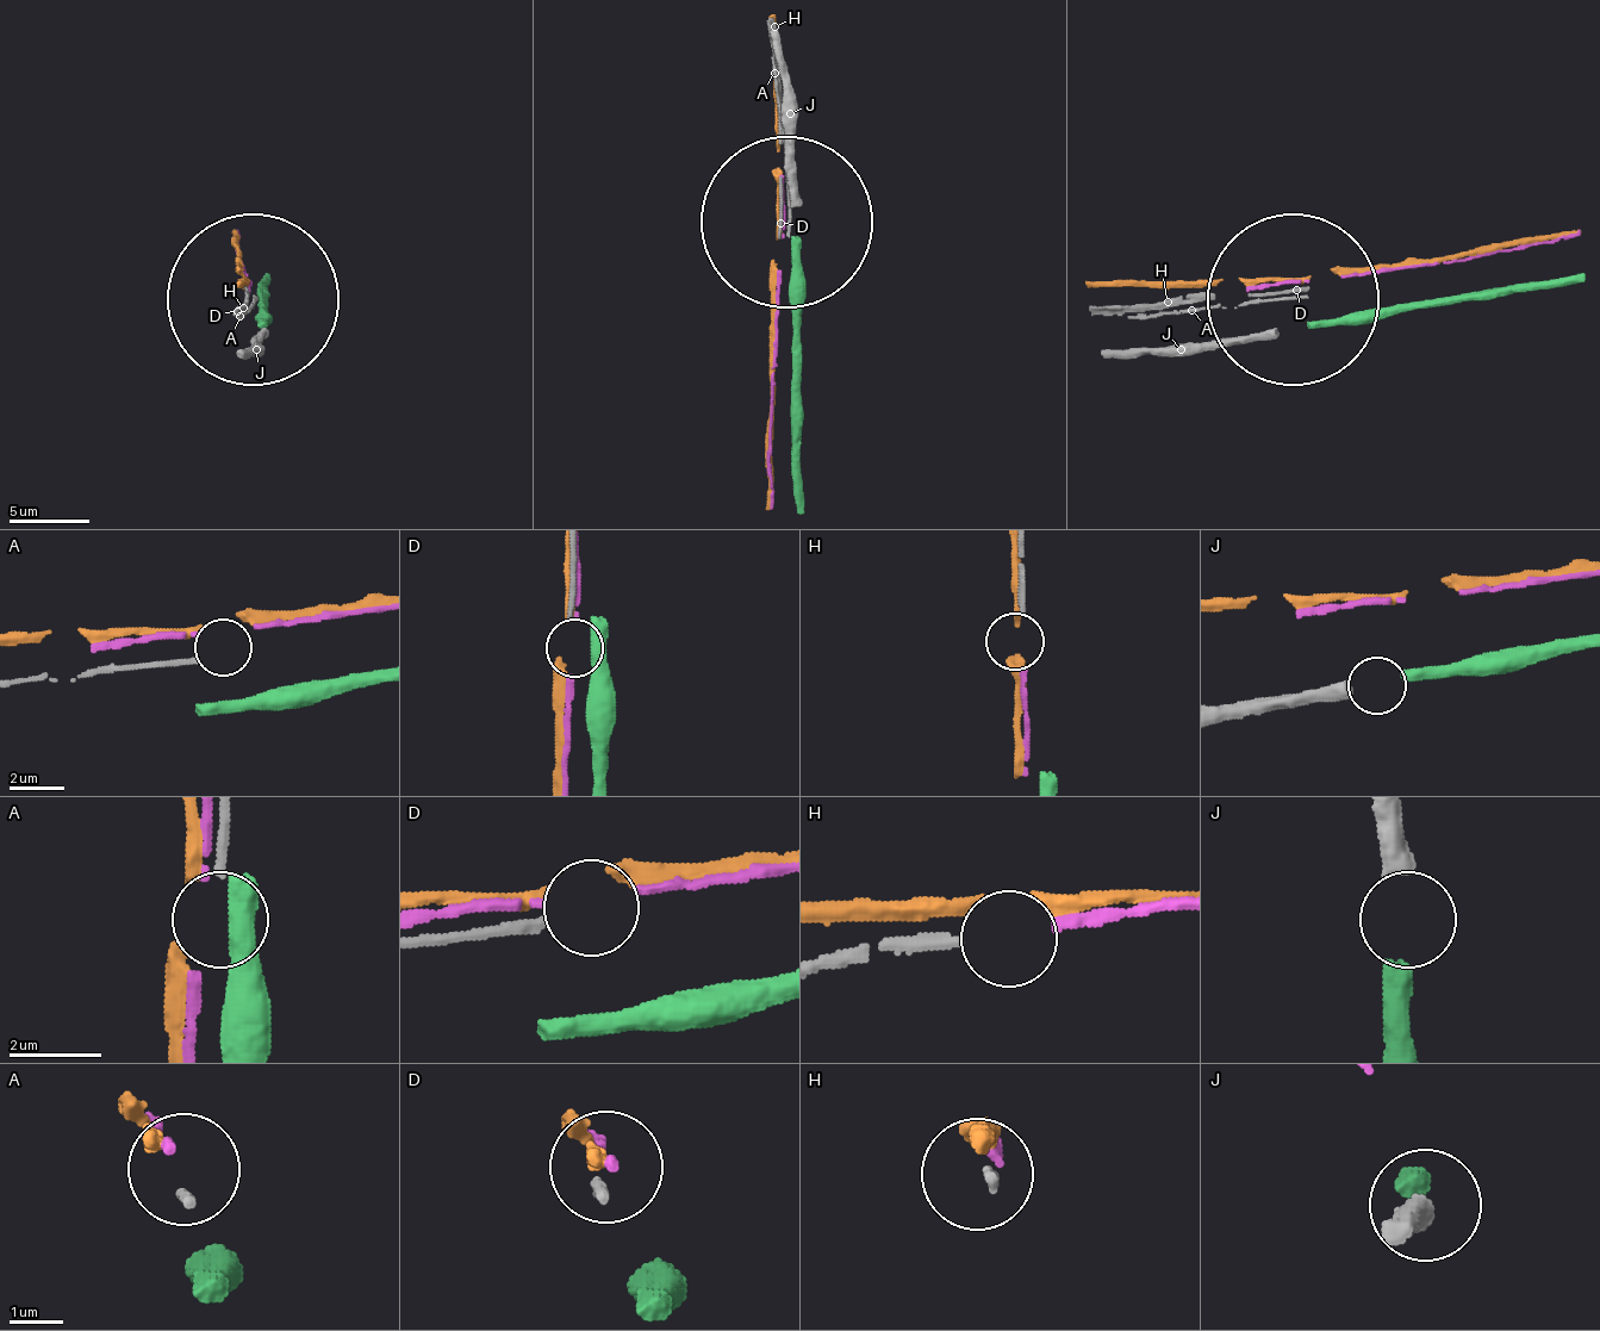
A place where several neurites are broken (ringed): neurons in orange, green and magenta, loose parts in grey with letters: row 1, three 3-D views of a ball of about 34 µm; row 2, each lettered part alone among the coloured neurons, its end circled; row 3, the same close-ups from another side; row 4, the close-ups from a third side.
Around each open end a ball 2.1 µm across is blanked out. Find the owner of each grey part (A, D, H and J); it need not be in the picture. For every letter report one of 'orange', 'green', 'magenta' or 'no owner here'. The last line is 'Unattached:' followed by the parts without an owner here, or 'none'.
A: no owner here
D: no owner here
H: magenta
J: green
Unattached: A, D

